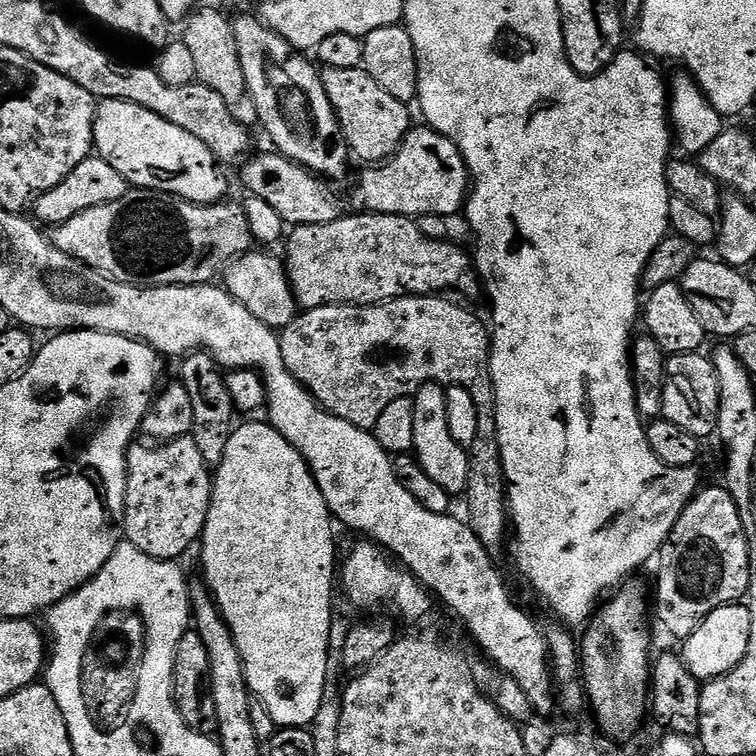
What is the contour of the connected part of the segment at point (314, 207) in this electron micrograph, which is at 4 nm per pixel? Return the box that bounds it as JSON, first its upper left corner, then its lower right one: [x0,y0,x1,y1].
[240,151,340,226]

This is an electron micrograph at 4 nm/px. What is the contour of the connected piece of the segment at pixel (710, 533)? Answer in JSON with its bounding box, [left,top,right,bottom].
[654,486,754,638]

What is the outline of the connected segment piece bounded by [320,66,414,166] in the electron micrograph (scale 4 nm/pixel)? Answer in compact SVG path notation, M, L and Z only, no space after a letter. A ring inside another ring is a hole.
M363 66L354 70L334 70L325 68L320 72L320 81L330 98L330 106L340 123L340 133L348 145L348 151L368 166L375 166L389 160L406 138L414 120L408 111L409 105L398 102L391 94L386 94Z

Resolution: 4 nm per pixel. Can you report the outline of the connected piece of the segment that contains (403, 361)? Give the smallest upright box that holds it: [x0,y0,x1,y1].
[280,295,510,550]

